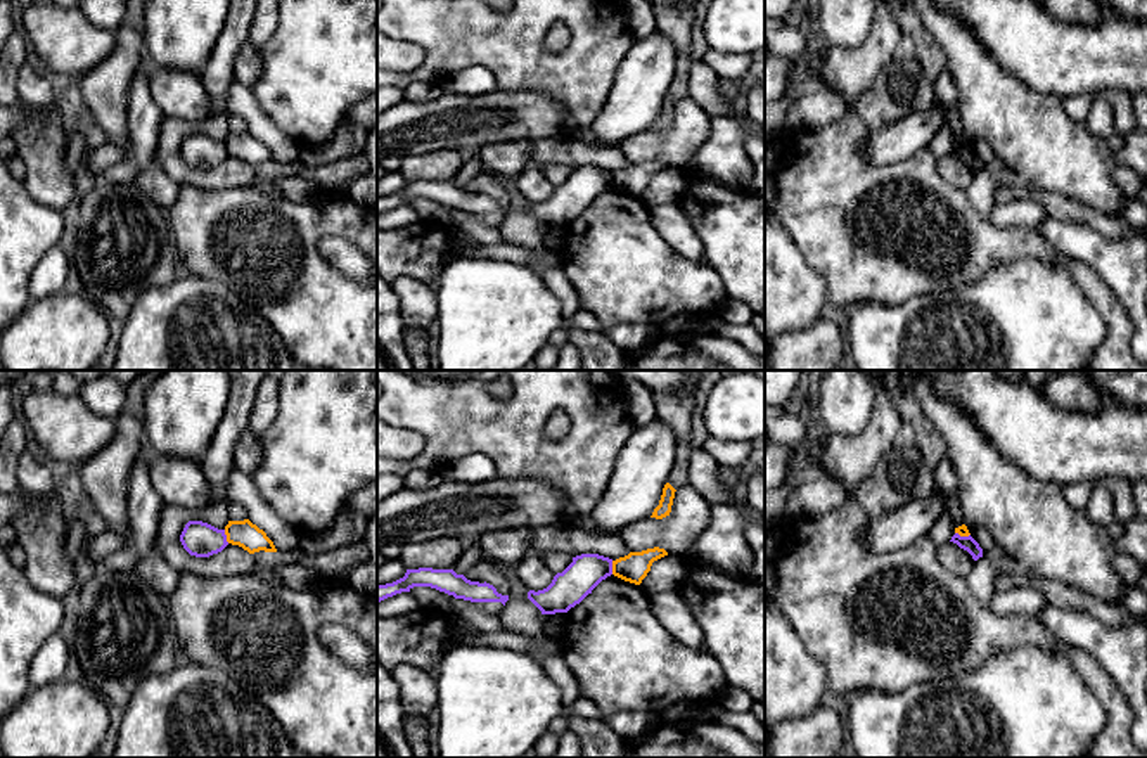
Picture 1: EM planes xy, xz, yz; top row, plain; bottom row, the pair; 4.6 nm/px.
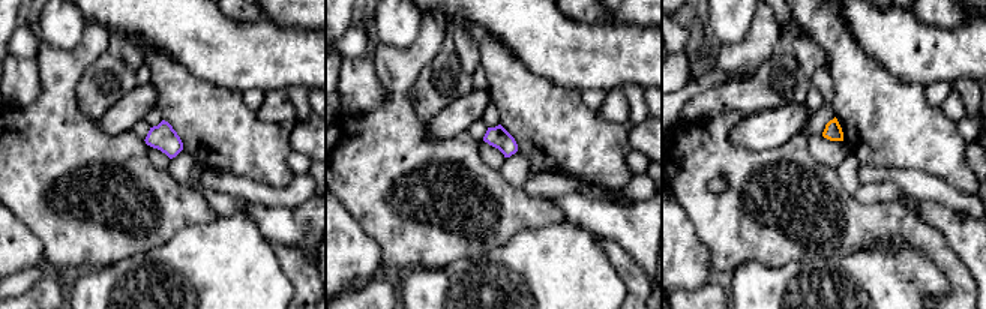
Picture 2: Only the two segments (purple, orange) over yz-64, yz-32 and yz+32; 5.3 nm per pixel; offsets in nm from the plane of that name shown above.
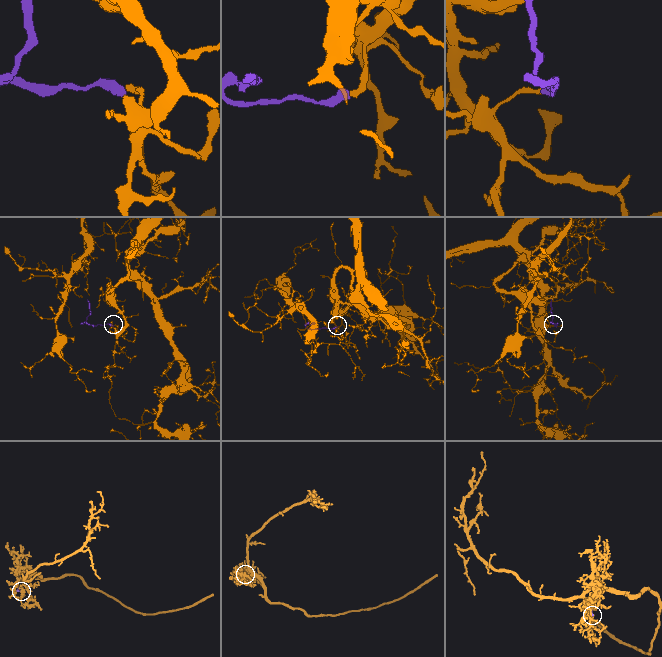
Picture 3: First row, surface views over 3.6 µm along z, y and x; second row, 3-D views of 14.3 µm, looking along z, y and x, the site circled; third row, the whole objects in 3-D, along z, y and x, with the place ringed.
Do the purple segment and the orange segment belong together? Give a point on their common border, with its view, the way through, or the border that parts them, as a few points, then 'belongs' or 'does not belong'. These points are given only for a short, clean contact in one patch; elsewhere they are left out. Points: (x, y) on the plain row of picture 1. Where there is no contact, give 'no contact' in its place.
meets purple in xy at (225, 149); border along xy (224, 142), (229, 154); does not belong

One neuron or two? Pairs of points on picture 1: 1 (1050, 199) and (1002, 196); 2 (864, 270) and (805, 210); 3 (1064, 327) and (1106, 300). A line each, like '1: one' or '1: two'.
1: one
2: one
3: two

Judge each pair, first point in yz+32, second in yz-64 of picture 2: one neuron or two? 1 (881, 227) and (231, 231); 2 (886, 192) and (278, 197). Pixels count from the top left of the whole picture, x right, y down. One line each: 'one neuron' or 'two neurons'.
1: two neurons
2: one neuron

